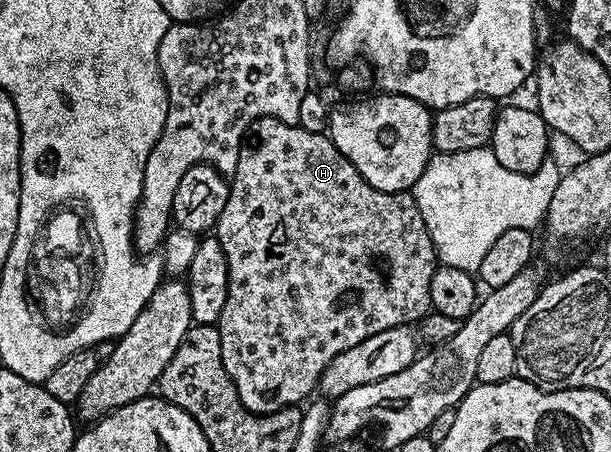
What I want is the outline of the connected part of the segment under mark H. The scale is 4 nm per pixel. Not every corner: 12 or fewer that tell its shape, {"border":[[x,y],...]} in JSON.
{"border":[[258,119],[213,228],[245,409],[432,310],[414,194]]}

